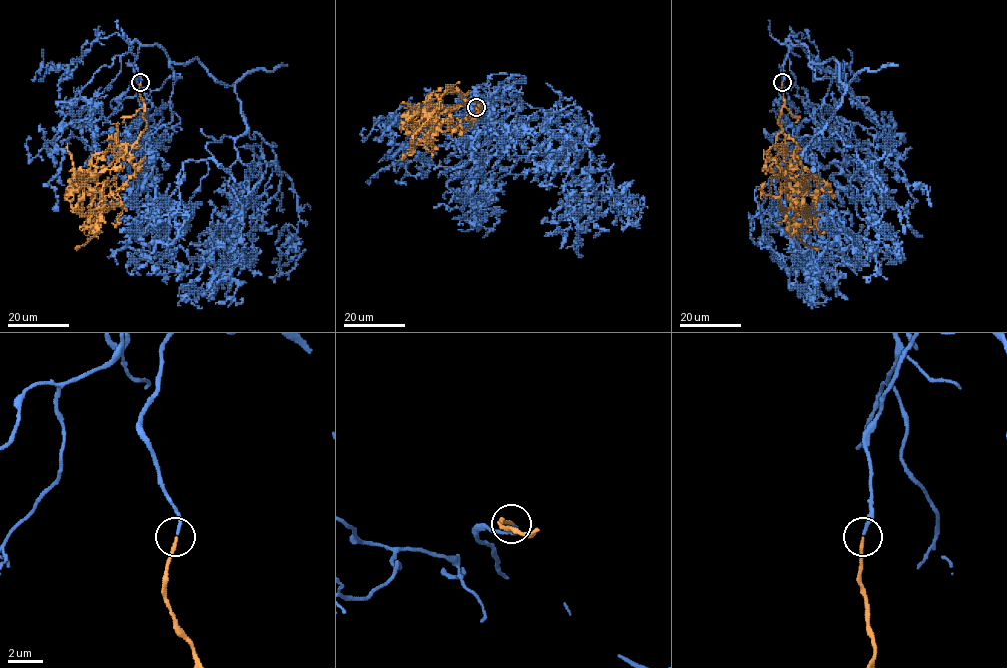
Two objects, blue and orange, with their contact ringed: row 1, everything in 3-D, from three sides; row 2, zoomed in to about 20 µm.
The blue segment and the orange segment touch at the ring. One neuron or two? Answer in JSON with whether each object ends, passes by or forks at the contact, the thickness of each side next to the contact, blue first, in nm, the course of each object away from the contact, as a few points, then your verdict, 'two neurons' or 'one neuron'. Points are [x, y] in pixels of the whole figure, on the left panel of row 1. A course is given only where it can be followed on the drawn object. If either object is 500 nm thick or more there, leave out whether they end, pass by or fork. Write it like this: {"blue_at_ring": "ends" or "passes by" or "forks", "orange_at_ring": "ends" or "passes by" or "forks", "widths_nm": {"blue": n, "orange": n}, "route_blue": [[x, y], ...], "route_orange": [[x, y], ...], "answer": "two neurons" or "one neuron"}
{"blue_at_ring": "ends", "orange_at_ring": "ends", "widths_nm": {"blue": 190, "orange": 180}, "route_blue": [[141, 81], [140, 46], [194, 58], [247, 130], [206, 145], [178, 268], [146, 274]], "route_orange": [[140, 82], [147, 126], [84, 186], [85, 193], [99, 193], [104, 210], [119, 202], [136, 171], [122, 152]], "answer": "one neuron"}

